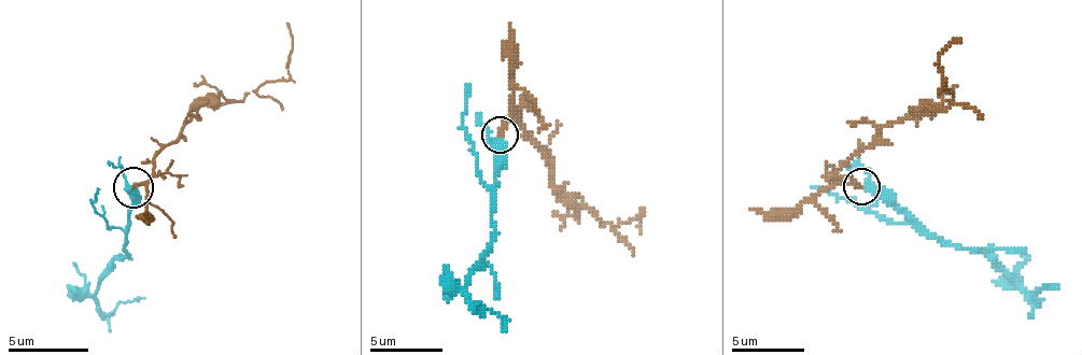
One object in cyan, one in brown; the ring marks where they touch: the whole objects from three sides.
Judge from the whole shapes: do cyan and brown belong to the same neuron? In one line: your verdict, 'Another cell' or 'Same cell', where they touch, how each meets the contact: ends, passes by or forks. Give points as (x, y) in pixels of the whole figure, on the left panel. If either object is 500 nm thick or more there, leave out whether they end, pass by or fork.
Same cell. Place: (134, 187). At the ring cyan passes by. At the ring brown ends

